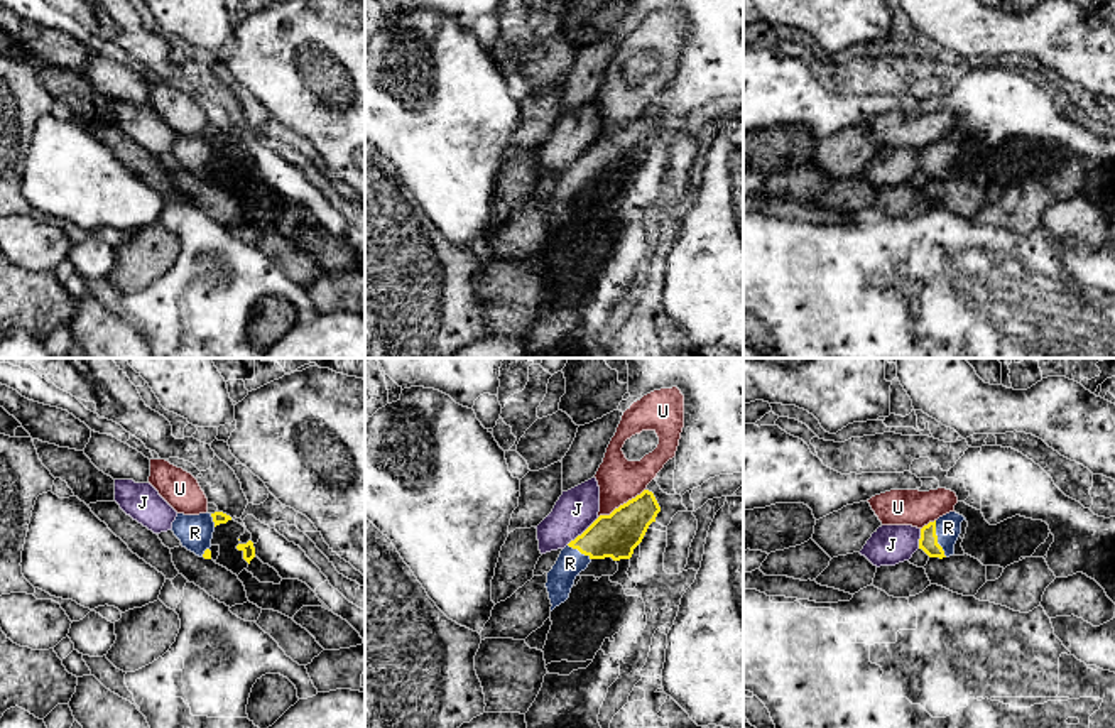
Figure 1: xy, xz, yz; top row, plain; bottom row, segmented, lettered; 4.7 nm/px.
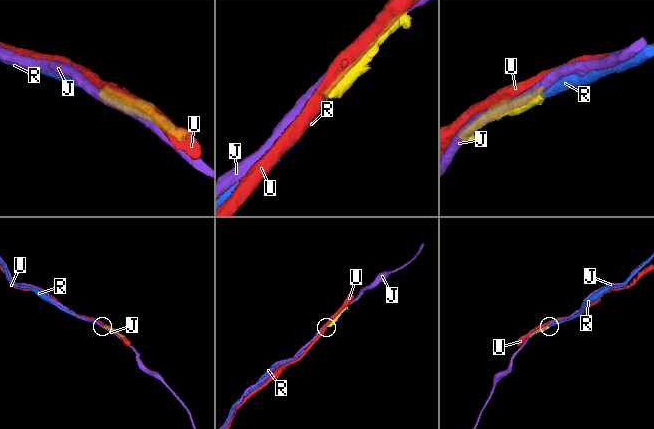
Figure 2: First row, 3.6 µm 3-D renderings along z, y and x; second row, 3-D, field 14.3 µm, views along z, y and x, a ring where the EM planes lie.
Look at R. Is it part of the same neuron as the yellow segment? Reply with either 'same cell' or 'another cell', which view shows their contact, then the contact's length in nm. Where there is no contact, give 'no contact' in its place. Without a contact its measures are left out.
same cell | yz | 190 nm

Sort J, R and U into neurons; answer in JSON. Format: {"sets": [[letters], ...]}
{"sets": [["J"], ["R"], ["U"]]}

